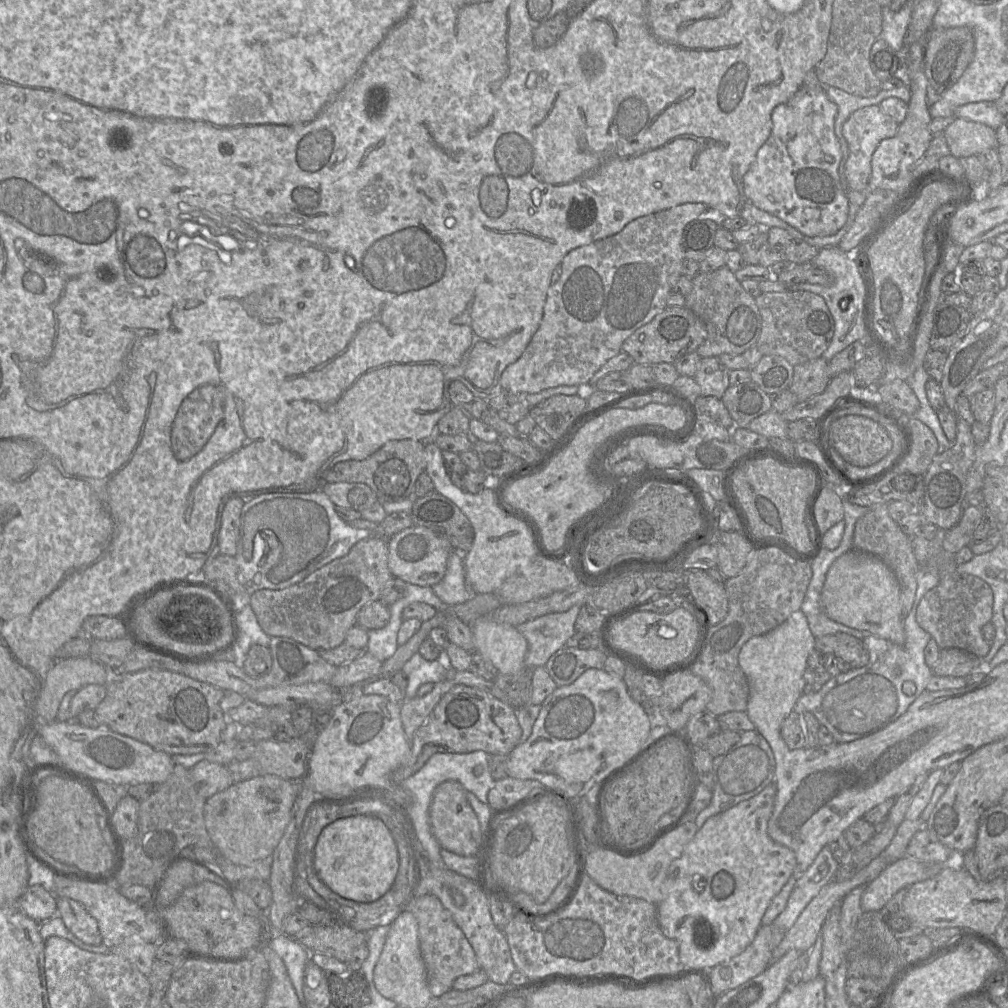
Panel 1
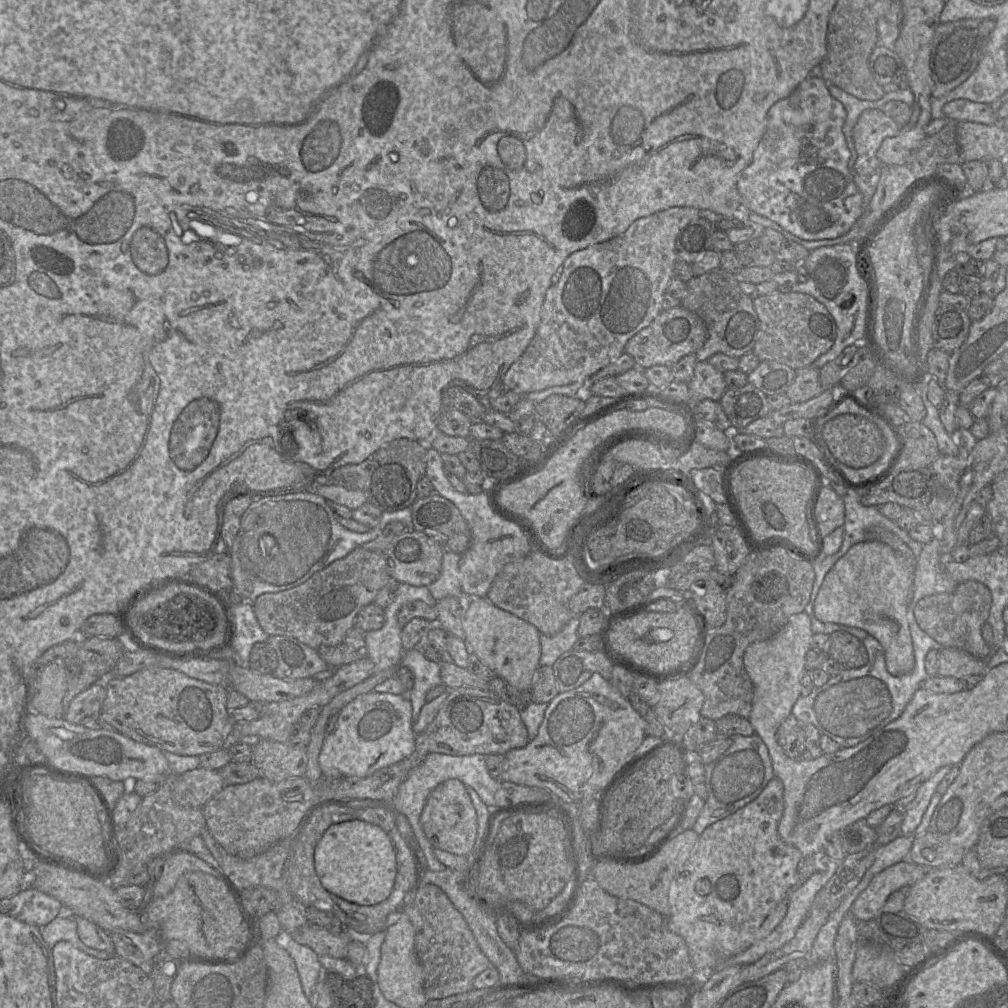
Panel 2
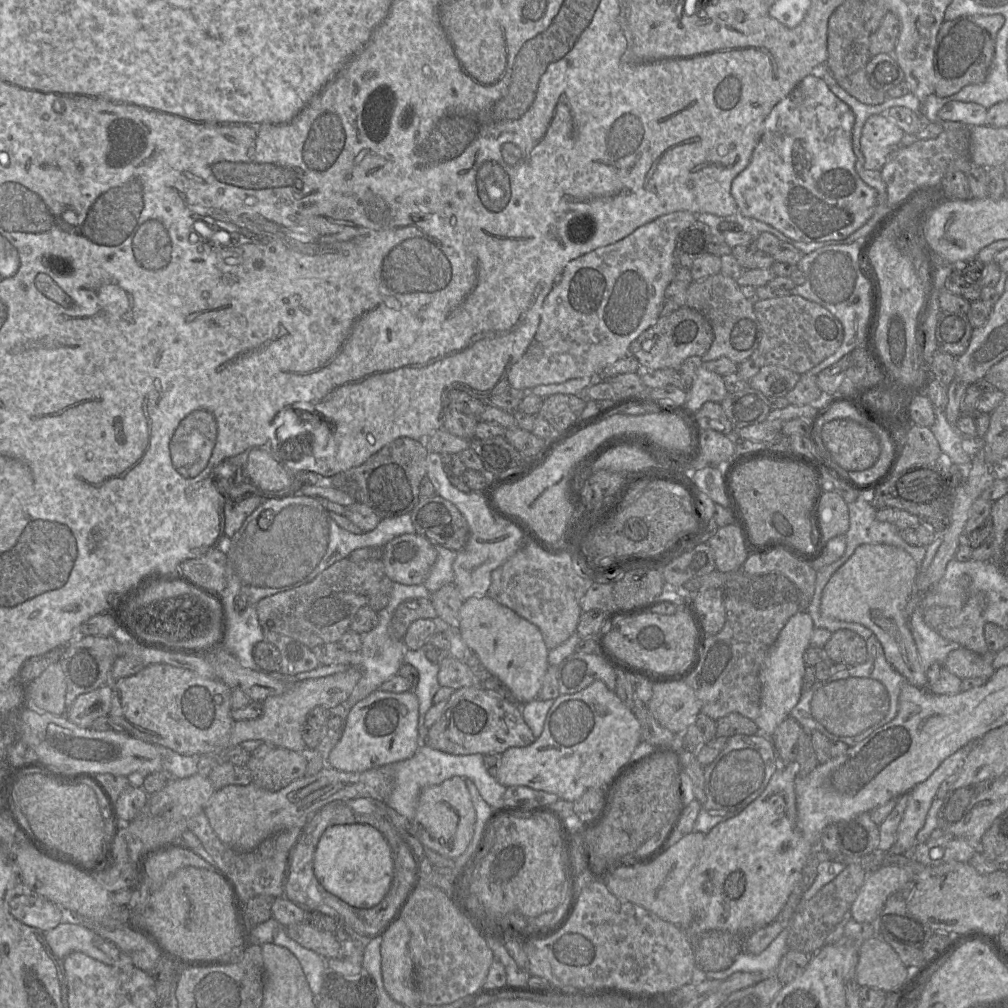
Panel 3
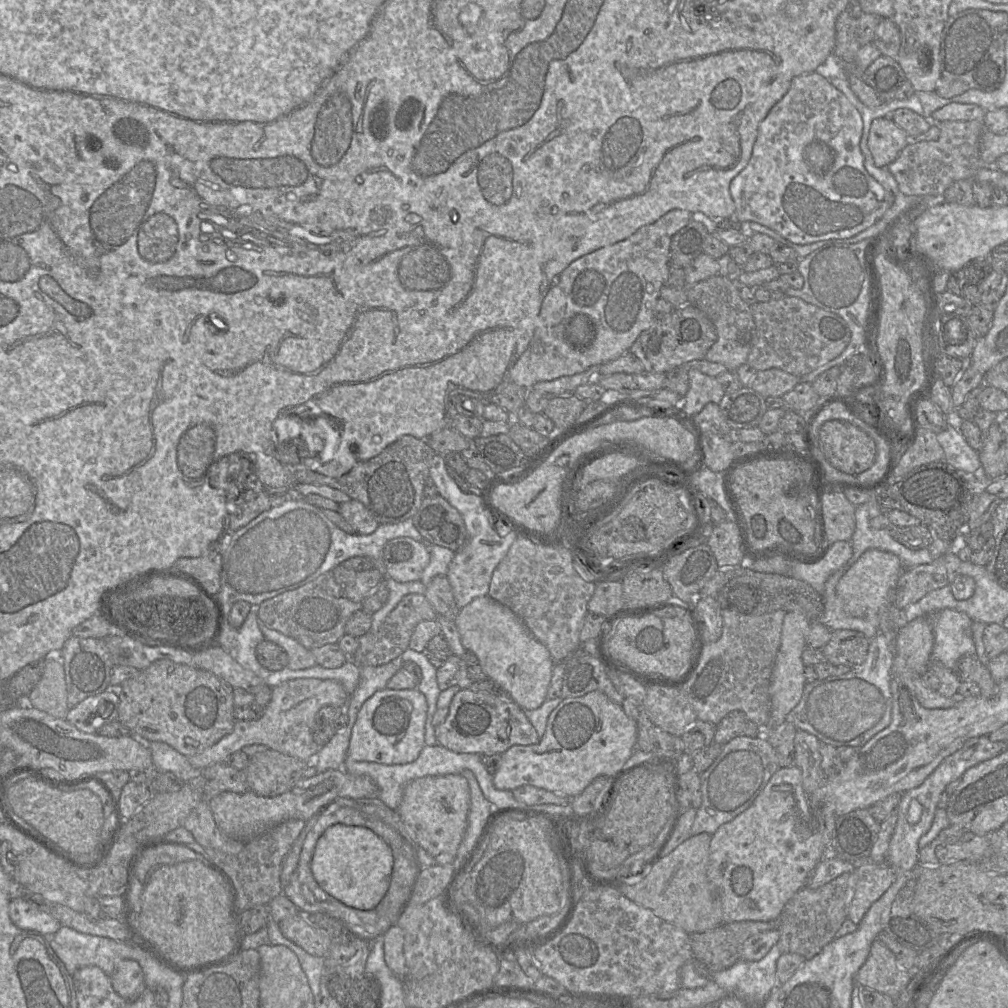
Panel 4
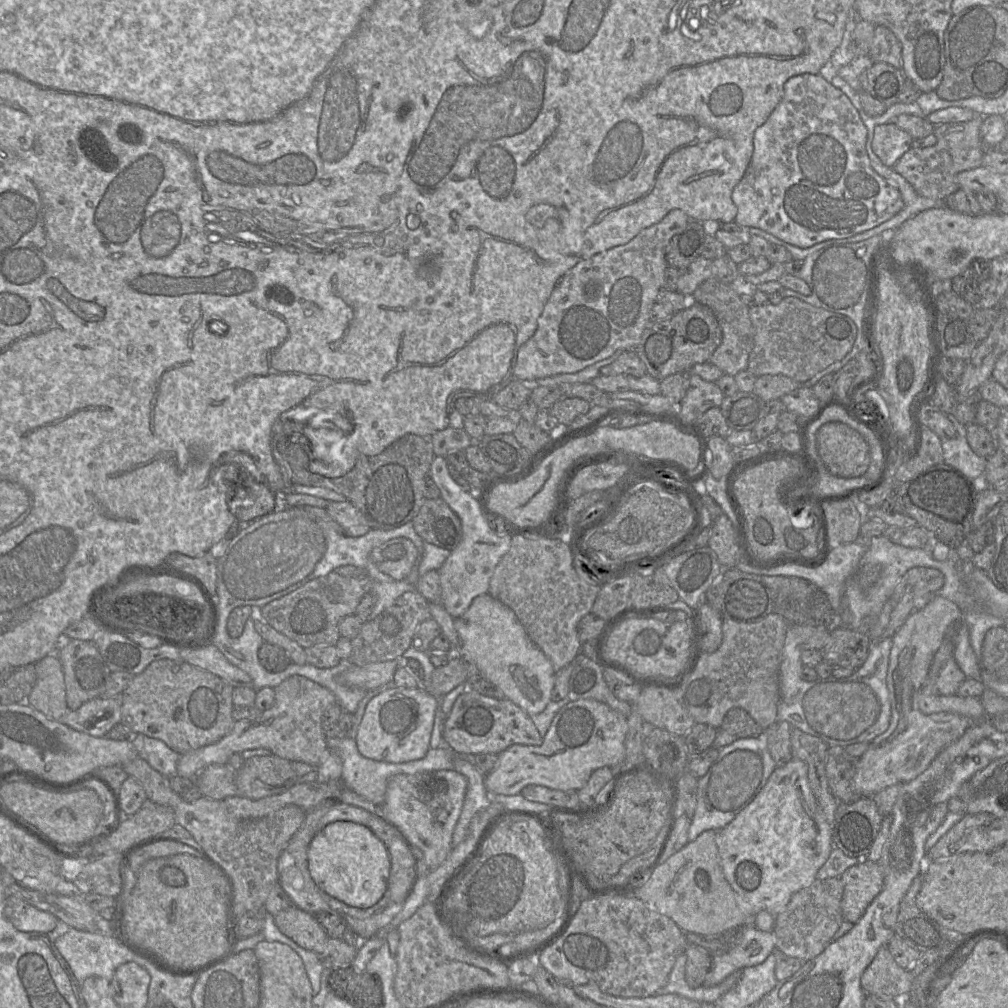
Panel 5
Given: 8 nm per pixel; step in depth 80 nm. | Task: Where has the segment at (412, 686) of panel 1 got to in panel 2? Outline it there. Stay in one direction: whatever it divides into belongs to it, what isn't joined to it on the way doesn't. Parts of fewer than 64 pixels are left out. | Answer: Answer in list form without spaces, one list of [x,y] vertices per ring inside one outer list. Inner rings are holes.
[[[420,649],[403,651],[401,665],[408,668],[414,676],[412,689],[404,695],[412,705],[412,721],[417,721],[421,708],[426,703],[426,694],[432,688],[442,684],[441,663],[435,663],[425,658]]]

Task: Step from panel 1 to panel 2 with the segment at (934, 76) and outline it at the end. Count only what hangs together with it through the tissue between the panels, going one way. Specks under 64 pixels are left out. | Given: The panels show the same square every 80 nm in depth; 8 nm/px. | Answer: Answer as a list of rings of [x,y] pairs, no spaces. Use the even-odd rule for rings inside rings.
[[[985,18],[960,19],[940,23],[937,26],[930,54],[930,69],[933,80],[932,97],[941,98],[947,95],[975,71],[995,25],[994,19]]]

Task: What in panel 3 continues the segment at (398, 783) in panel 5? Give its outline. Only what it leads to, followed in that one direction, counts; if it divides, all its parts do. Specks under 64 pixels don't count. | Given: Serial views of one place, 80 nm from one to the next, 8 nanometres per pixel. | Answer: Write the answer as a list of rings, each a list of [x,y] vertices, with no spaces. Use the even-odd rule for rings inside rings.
[[[454,776],[421,791],[410,825],[413,835],[423,848],[429,848],[443,857],[455,860],[467,849],[474,833],[475,822],[476,813],[465,779]]]

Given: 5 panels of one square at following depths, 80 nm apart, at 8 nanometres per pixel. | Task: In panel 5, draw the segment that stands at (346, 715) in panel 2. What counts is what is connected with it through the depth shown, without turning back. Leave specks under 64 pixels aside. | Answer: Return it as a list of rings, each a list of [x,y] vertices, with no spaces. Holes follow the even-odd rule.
[[[391,686],[383,689],[369,701],[365,708],[355,739],[359,753],[365,758],[389,763],[405,763],[422,759],[430,749],[430,739],[438,707],[438,699],[421,686],[418,688]]]

